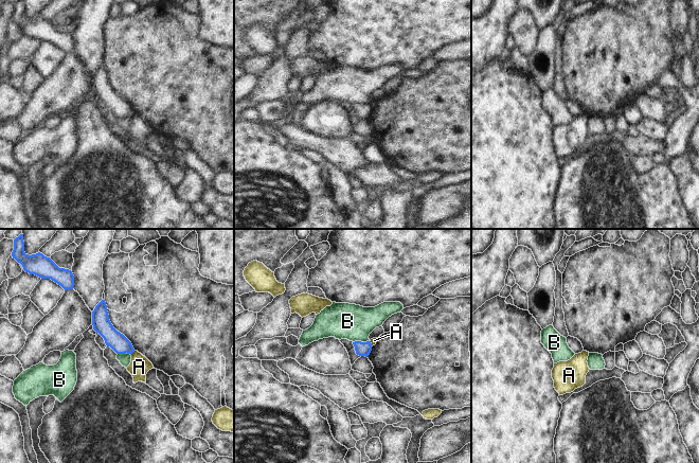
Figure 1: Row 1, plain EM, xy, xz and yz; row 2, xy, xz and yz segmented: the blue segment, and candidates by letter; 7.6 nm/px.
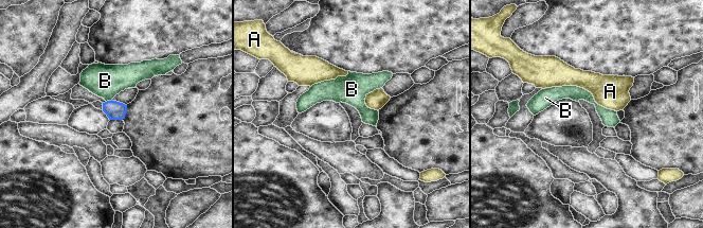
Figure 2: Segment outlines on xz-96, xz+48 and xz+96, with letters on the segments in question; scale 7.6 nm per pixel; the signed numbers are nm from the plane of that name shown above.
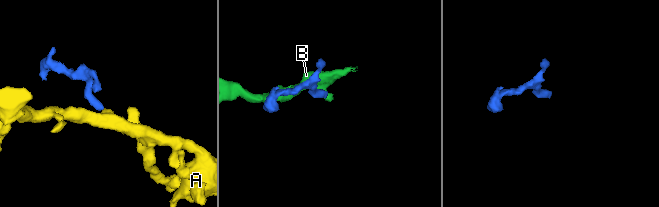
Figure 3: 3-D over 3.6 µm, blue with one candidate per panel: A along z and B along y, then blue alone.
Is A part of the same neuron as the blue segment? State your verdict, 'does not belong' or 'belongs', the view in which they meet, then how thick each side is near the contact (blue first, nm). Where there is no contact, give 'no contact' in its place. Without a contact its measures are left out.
does not belong | xy | 140/150 nm

